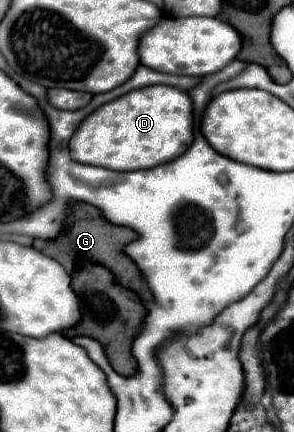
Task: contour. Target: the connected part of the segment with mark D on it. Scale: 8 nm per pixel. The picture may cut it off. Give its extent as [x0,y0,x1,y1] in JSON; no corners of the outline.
[70,86,192,172]

